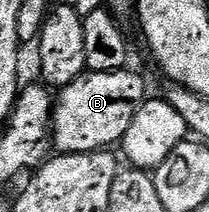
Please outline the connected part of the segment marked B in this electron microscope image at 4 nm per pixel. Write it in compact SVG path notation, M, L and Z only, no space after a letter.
M130 68L118 69L116 73L88 71L73 83L66 85L64 89L58 90L57 104L53 109L53 145L60 154L98 153L110 150L122 142L129 125L133 123L134 116L148 96L146 83L137 74L131 72Z

